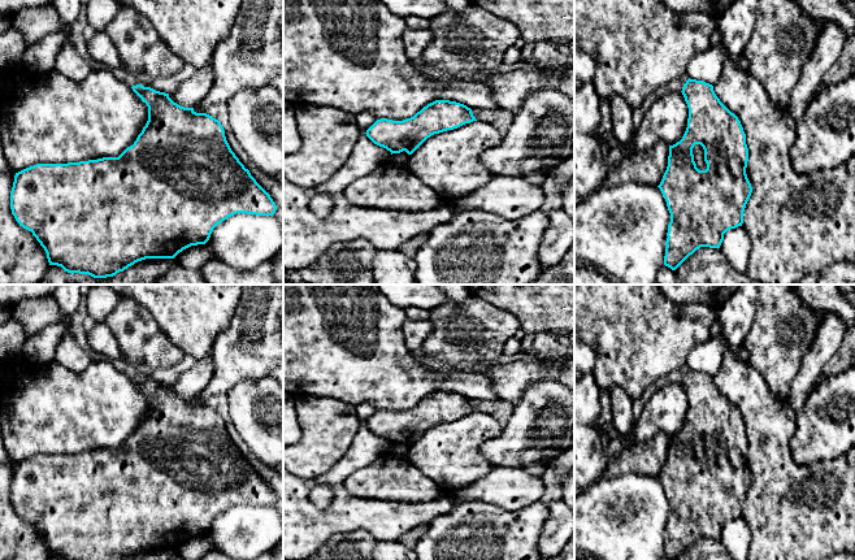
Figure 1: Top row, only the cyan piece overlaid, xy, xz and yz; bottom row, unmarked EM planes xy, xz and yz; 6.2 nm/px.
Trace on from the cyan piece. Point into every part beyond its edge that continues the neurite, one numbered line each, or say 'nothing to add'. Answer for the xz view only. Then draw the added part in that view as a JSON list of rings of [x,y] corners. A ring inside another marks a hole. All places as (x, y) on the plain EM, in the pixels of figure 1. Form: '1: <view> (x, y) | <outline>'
1: xz (365, 411) | [[[365,403],[356,407],[357,417],[361,424],[366,424],[366,421],[376,413],[376,408],[373,404]]]

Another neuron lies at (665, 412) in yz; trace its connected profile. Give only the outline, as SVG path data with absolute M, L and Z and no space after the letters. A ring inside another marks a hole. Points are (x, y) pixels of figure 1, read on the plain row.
M681 382L660 387L646 403L630 437L620 437L621 446L648 442L656 434L673 437L686 422L689 399Z

